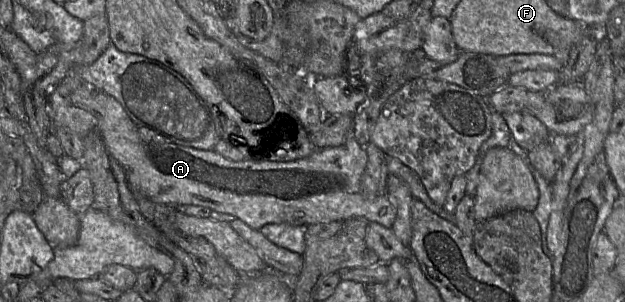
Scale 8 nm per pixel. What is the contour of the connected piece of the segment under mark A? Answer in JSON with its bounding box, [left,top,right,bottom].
[47,81,396,230]

